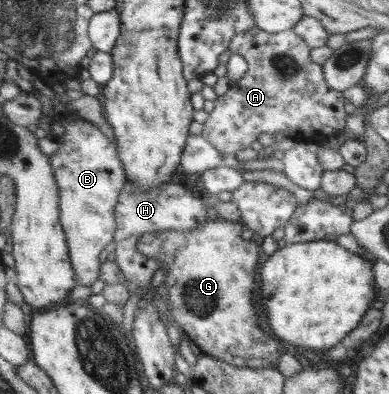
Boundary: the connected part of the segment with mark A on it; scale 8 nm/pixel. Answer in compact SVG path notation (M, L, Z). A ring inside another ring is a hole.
M257 27L250 28L244 32L238 33L234 35L233 39L230 39L230 43L228 43L228 49L232 53L240 54L243 56L248 63L248 72L242 76L241 79L237 81L231 81L229 84L229 89L224 93L224 95L218 97L214 101L214 109L209 114L206 114L205 120L203 123L203 131L202 136L208 140L218 152L221 154L230 153L236 154L237 150L242 150L244 148L250 147L254 141L257 140L258 135L262 134L262 132L267 132L268 134L278 134L278 132L282 132L286 137L293 138L294 140L300 142L308 142L308 143L316 143L323 144L327 141L327 138L332 135L339 135L342 133L342 129L346 127L346 110L344 109L344 94L342 92L337 92L334 89L330 88L330 86L326 86L326 80L324 80L324 72L322 65L316 64L310 56L311 48L298 36L292 29L286 30L274 34L270 34L270 32L264 32L259 30Z

